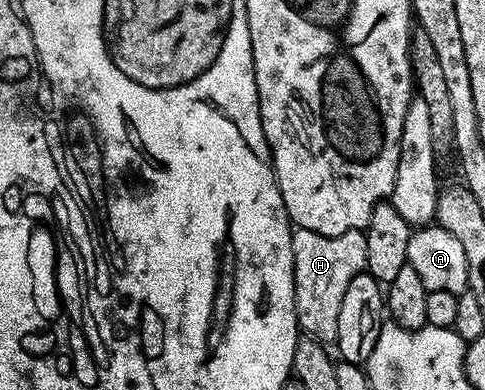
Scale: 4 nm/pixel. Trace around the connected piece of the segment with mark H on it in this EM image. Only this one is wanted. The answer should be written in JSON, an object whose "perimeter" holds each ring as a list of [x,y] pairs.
{"perimeter":[[[295,228],[291,234],[295,263],[295,313],[299,331],[324,346],[337,338],[337,314],[341,314],[341,298],[357,274],[367,267],[367,237],[362,231],[336,236],[313,234],[313,230]]]}

